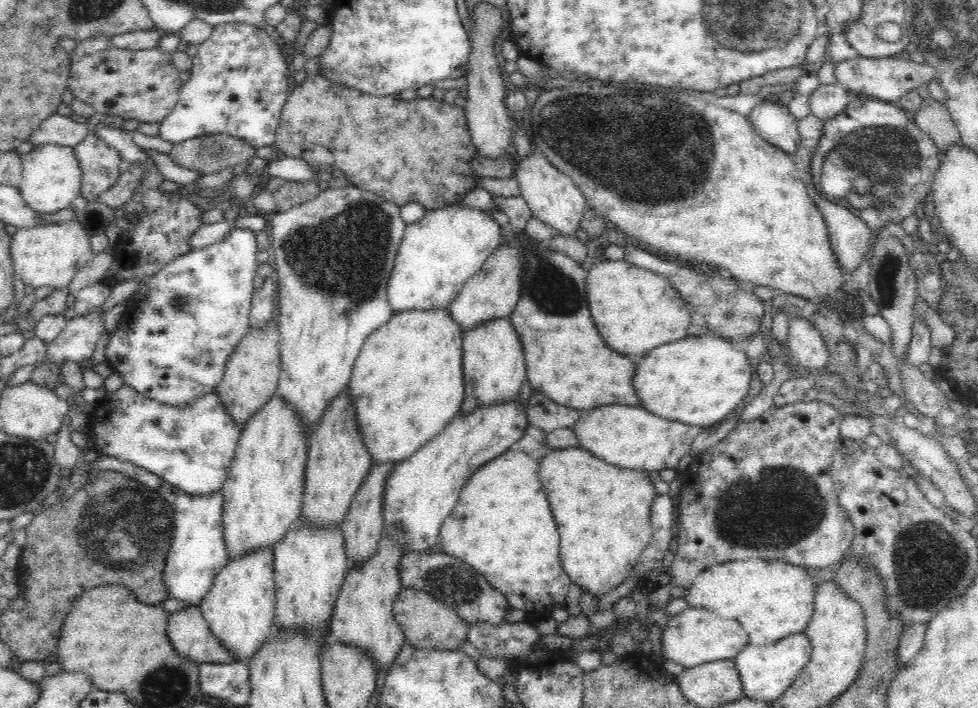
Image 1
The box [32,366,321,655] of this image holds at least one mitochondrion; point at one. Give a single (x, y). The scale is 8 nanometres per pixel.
(127, 528)

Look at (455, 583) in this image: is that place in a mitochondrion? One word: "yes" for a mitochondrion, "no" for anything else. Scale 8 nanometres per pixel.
yes

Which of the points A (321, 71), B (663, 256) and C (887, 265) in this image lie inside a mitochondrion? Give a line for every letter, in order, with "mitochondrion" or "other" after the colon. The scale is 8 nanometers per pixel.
A: other
B: other
C: mitochondrion

